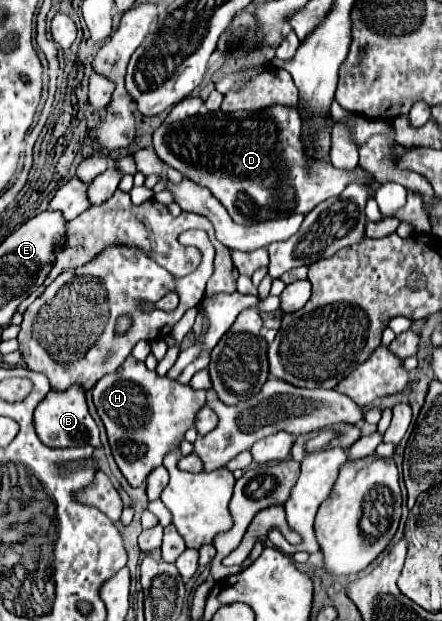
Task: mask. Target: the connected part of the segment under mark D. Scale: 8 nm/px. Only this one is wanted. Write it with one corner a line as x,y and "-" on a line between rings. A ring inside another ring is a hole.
271,106
255,112
207,112
207,114
197,114
193,118
187,118
183,122
177,122
175,126
159,126
153,132
153,148
157,156
179,170
185,178
193,180
199,186
207,186
211,194
227,208
231,218
235,222
251,224
251,220
273,220
273,218
287,218
291,214
305,214
313,210
319,202
339,196
345,186
351,182
363,184
369,190
369,198
375,198
375,192
379,190
381,182
375,180
373,174
357,166
353,172
351,170
339,170
333,168
331,162
307,162
303,156
303,146
299,140
301,134
301,116
297,108
289,106

